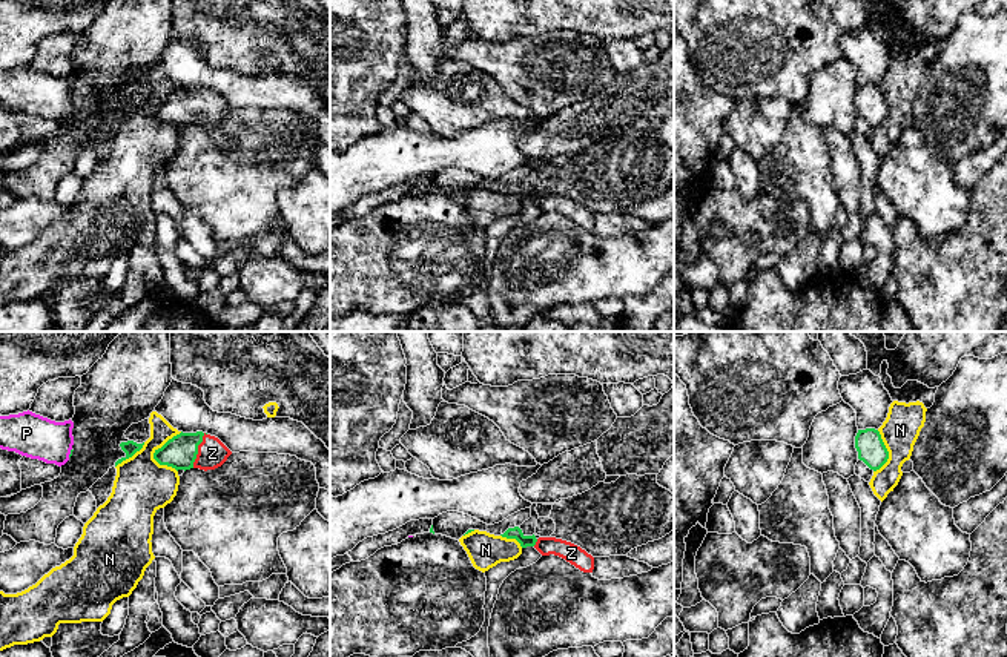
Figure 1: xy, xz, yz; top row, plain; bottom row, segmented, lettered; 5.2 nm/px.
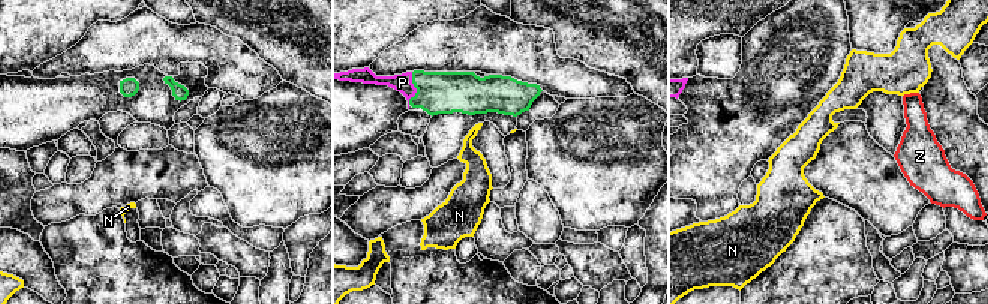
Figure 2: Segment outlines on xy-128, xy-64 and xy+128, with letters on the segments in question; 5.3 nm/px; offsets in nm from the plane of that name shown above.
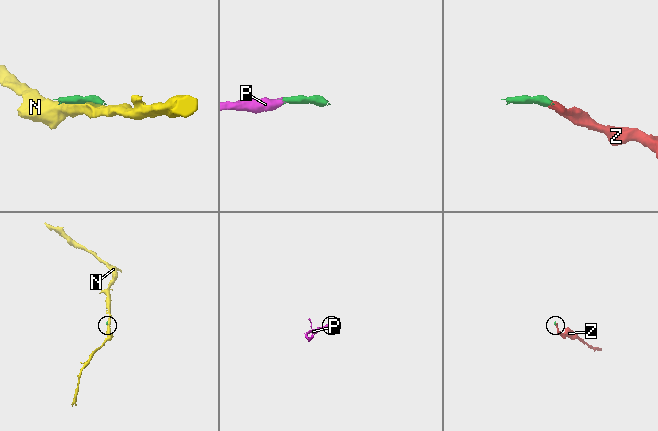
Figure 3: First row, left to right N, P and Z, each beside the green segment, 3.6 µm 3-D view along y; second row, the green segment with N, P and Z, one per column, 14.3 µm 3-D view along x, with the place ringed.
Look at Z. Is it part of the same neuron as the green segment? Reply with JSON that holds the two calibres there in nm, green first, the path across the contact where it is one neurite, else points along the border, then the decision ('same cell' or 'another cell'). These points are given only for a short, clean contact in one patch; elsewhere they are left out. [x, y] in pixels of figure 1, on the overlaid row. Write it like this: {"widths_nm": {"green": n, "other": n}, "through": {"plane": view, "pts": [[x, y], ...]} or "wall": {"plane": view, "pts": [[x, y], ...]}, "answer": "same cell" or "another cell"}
{"widths_nm": {"green": 170, "other": 160}, "through": {"plane": "xy", "pts": [[180, 452], [197, 450], [212, 453]]}, "answer": "same cell"}

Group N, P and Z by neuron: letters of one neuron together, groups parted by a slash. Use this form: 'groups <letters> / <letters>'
groups N / P Z

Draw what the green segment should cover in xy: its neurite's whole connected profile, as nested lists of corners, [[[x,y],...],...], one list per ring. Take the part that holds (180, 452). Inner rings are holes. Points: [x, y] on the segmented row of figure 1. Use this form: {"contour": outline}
{"contour": [[[203,431],[180,433],[155,450],[154,459],[160,465],[178,470],[215,470],[221,467],[232,451],[215,436]]]}

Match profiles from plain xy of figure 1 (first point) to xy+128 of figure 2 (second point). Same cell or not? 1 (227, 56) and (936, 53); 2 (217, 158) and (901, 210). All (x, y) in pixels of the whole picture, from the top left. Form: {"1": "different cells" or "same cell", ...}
{"1": "different cells", "2": "same cell"}

